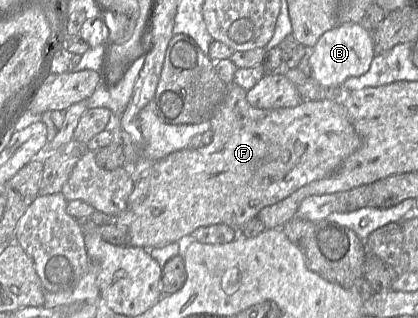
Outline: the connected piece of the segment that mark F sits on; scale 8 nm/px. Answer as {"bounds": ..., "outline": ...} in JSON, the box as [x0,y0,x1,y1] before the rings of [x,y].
{"bounds":[115,84,362,250],"outline":[[[236,84],[229,85],[227,94],[217,112],[210,119],[210,123],[213,131],[213,140],[209,145],[195,149],[185,148],[173,152],[154,162],[149,169],[141,173],[141,178],[135,182],[133,191],[128,198],[127,207],[125,211],[116,217],[115,223],[118,228],[126,230],[130,245],[143,247],[148,250],[164,247],[173,242],[184,242],[190,238],[193,231],[197,228],[214,224],[226,224],[233,227],[238,231],[239,235],[239,230],[242,226],[250,219],[256,217],[261,209],[285,199],[297,189],[312,181],[327,177],[362,144],[362,140],[356,132],[347,110],[340,100],[302,100],[295,107],[259,109],[249,104],[247,101],[247,91]]]}

